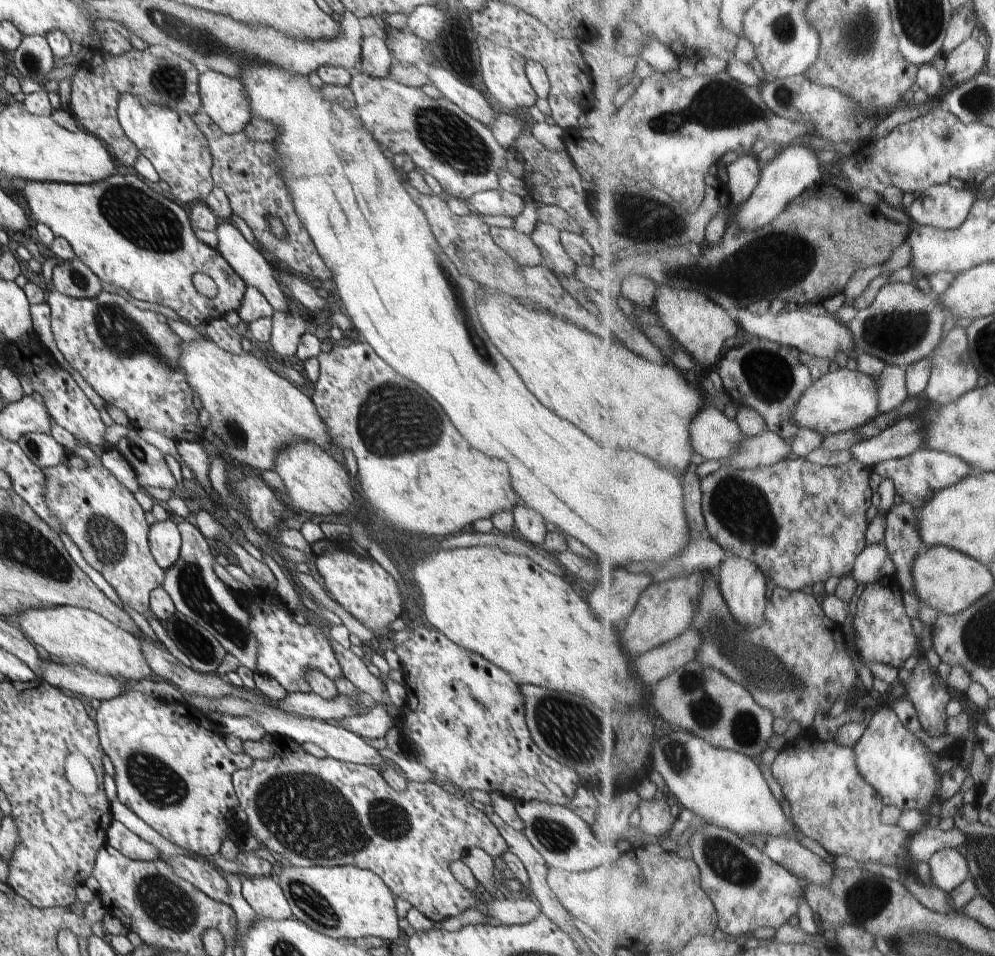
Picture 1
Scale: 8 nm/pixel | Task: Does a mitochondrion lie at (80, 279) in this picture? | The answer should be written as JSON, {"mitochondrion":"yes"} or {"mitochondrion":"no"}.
{"mitochondrion":"yes"}

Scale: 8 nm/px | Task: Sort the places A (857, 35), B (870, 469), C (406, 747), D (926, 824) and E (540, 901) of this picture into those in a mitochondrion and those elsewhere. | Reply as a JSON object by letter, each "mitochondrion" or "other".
{"A":"mitochondrion","B":"other","C":"other","D":"other","E":"other"}

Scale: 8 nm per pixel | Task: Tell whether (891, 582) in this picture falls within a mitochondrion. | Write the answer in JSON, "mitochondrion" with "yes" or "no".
{"mitochondrion":"no"}

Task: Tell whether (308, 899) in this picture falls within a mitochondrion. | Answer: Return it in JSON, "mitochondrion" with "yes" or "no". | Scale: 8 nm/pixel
{"mitochondrion":"yes"}

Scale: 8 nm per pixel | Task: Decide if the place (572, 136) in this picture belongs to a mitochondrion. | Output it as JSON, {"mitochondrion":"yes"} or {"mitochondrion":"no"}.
{"mitochondrion":"no"}

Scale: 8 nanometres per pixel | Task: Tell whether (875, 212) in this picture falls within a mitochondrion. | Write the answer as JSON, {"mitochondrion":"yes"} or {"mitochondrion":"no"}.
{"mitochondrion":"no"}

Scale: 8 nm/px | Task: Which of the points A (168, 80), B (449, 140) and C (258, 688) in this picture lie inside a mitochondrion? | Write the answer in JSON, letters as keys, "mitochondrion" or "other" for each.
{"A":"mitochondrion","B":"mitochondrion","C":"other"}

